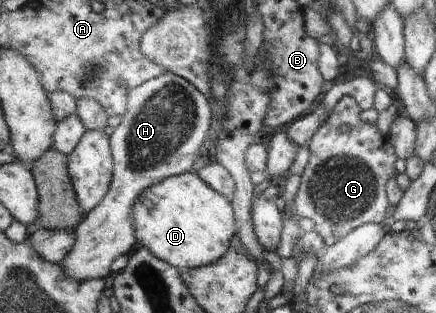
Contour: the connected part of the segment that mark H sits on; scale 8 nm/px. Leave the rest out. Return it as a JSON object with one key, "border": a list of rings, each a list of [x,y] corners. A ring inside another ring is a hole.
{"border":[[[167,71],[131,92],[126,116],[109,137],[115,159],[111,189],[102,204],[75,228],[75,247],[60,264],[67,278],[76,282],[107,280],[114,259],[129,256],[138,247],[133,218],[136,205],[149,188],[194,171],[200,147],[212,137],[213,108],[190,81]]]}

